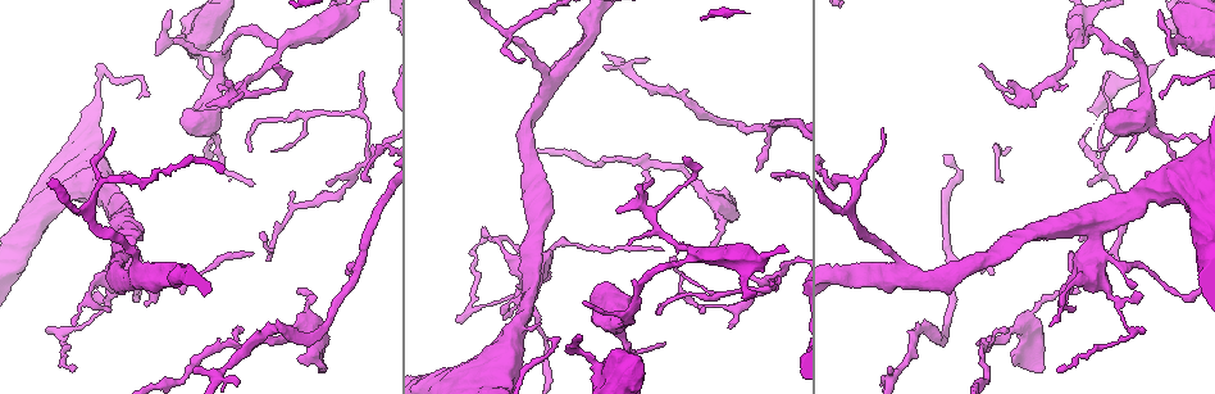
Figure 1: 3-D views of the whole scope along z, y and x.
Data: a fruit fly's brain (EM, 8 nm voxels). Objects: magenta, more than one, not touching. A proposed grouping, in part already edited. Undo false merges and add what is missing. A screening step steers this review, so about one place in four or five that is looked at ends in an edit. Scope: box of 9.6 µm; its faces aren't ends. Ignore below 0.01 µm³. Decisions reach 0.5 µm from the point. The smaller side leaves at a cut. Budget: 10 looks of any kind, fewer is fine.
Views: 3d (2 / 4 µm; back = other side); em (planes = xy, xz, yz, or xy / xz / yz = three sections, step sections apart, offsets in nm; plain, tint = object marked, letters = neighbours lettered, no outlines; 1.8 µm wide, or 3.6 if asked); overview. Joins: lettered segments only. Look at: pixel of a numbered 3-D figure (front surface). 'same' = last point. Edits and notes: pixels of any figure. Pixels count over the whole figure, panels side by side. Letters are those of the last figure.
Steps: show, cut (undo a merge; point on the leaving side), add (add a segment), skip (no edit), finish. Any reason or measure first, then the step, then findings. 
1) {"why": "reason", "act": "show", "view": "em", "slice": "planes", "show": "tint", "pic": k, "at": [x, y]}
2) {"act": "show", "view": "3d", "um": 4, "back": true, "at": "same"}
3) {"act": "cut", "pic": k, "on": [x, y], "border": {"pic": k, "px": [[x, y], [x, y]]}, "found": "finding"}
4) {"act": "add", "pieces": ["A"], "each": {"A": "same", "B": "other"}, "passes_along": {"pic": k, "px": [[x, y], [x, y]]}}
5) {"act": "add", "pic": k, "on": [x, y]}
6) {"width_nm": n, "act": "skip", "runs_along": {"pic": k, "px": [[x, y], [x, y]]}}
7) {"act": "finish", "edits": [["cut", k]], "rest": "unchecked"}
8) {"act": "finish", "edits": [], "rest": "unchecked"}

{"why": "touches itself", "act": "show", "view": "3d", "um": 2, "pic": 1, "at": [503, 308]}

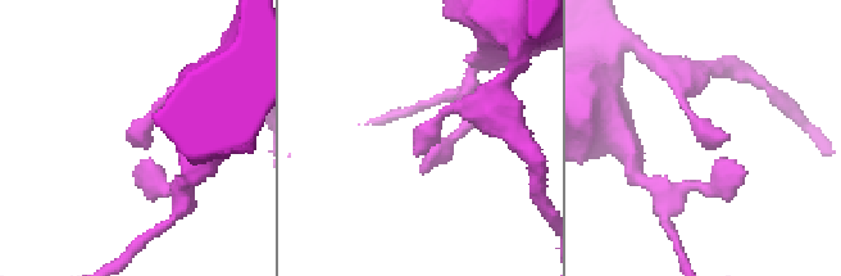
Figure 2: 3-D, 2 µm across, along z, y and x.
{"act": "show", "view": "em", "um": 3.6, "slice": "planes", "show": "letters", "pic": 2, "at": [425, 132]}

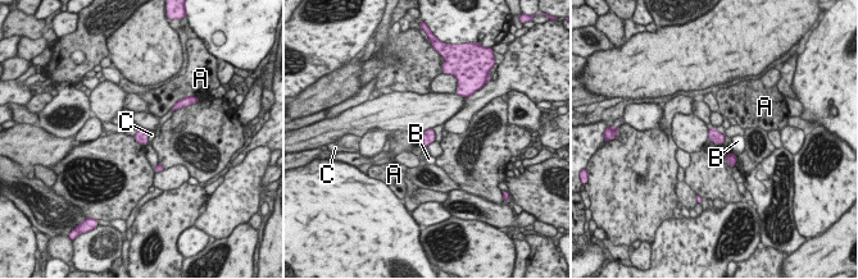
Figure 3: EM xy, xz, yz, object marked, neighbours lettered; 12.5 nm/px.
{"width_nm": 160, "act": "skip", "each": {"A": "other", "B": "other", "C": "other"}, "border": {"pic": 3, "px": [[149, 131], [146, 142]]}, "found": "all the same neuron"}

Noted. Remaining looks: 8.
{"why": "free end", "act": "show", "view": "em", "slice": "planes", "show": "letters", "pic": 1, "at": [670, 261]}

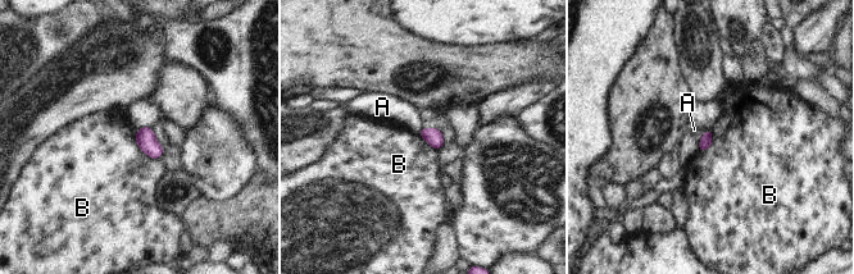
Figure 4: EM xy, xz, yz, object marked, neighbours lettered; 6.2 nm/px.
{"act": "skip", "each": {"A": "other", "B": "other"}, "border": {"pic": 4, "px": [[136, 129], [136, 145], [159, 159]]}, "found": "none of them fits"}

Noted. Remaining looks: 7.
{"act": "show", "view": "em", "slice": "planes", "show": "plain", "pic": 1, "at": [1098, 163]}

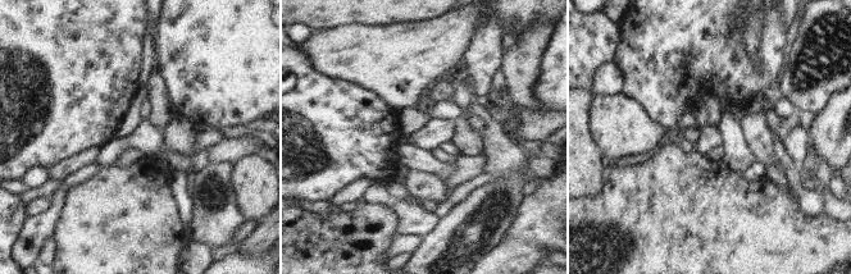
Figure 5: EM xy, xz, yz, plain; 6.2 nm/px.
{"act": "show", "view": "em", "slice": "planes", "show": "letters", "at": "same"}

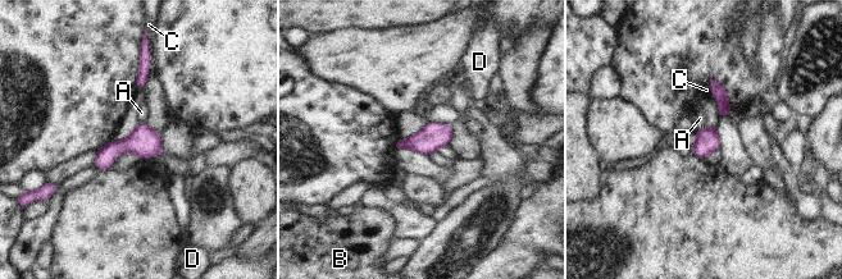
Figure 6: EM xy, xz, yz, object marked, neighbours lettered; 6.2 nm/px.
{"longest_contact_nm": ["C", 200], "act": "skip", "each": {"A": "other", "B": "other", "C": "other", "D": "other"}, "found": "continuous, no second neuron"}

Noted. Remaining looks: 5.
{"why": "thin end", "act": "show", "view": "3d", "um": 2, "pic": 1, "at": [361, 72]}

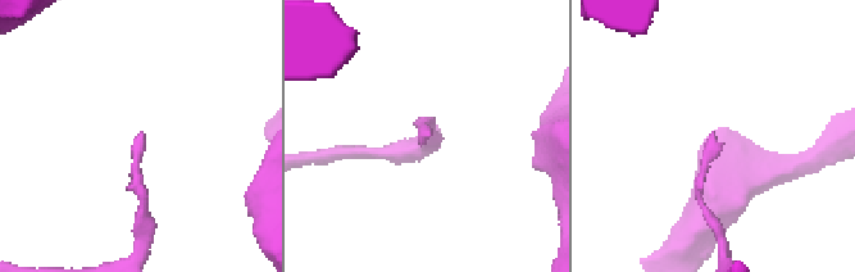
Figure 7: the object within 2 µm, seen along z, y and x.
{"act": "show", "view": "em", "slice": "planes", "show": "letters", "pic": 7, "at": [432, 131]}

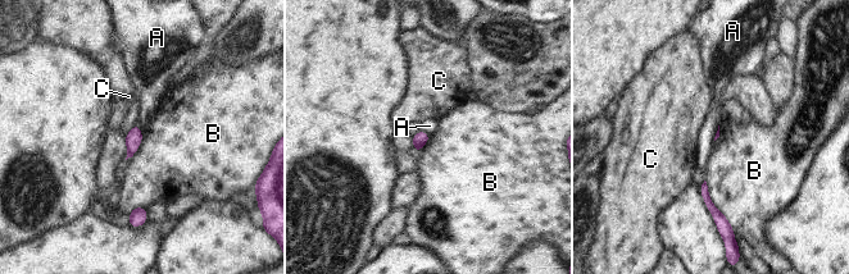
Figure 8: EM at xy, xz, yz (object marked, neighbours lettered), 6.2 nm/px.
{"longest_contact_nm": ["B", 320], "act": "skip", "each": {"A": "other", "B": "other", "C": "other"}, "found": "no lettered segment goes on from it"}

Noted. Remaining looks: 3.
{"act": "finish", "edits": [], "rest": "unchecked"}

